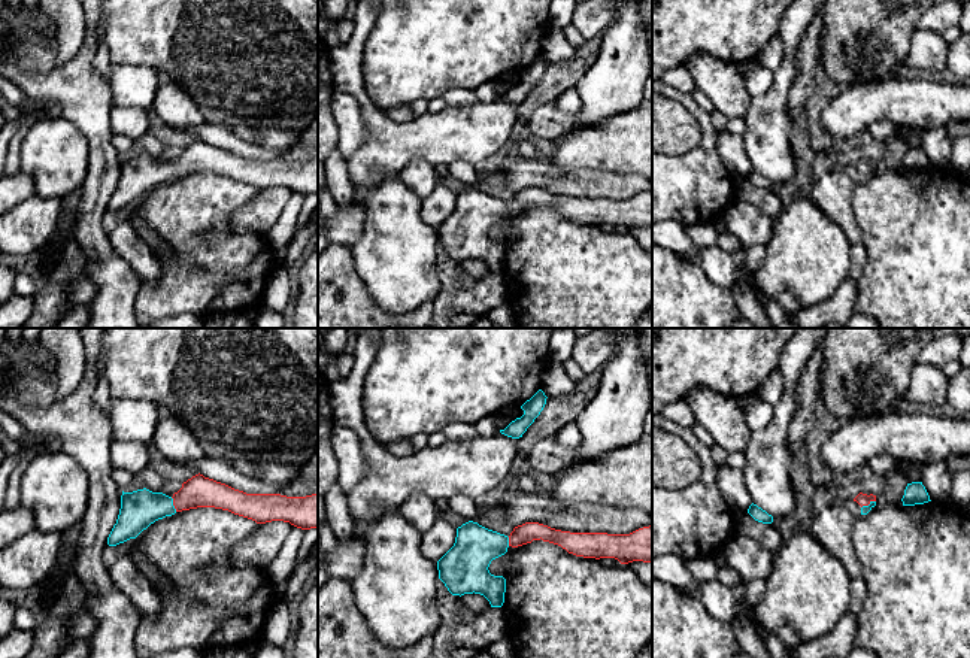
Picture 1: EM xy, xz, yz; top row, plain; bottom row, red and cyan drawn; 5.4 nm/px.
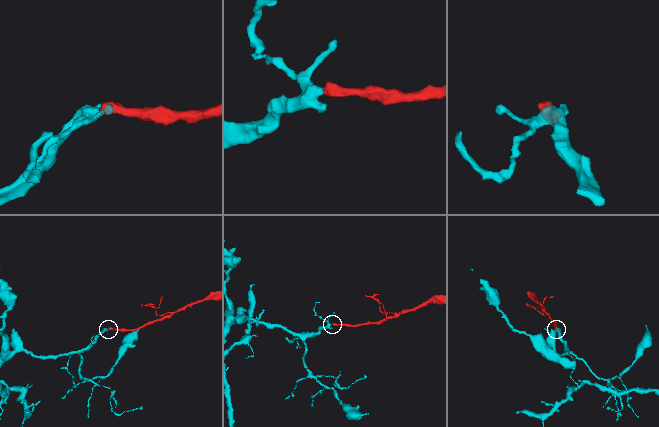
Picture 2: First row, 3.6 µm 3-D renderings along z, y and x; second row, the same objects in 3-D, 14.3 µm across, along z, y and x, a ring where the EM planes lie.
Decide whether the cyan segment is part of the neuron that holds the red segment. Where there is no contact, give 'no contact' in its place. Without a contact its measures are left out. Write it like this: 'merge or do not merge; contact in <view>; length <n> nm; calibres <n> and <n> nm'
merge; contact in xy; length 90 nm; calibres 170 and 200 nm

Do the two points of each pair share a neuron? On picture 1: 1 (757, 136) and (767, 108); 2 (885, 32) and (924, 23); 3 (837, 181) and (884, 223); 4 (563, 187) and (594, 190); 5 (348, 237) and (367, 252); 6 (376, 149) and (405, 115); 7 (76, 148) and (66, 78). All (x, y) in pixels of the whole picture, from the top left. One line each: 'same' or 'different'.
1: same
2: different
3: different
4: same
5: different
6: different
7: different

